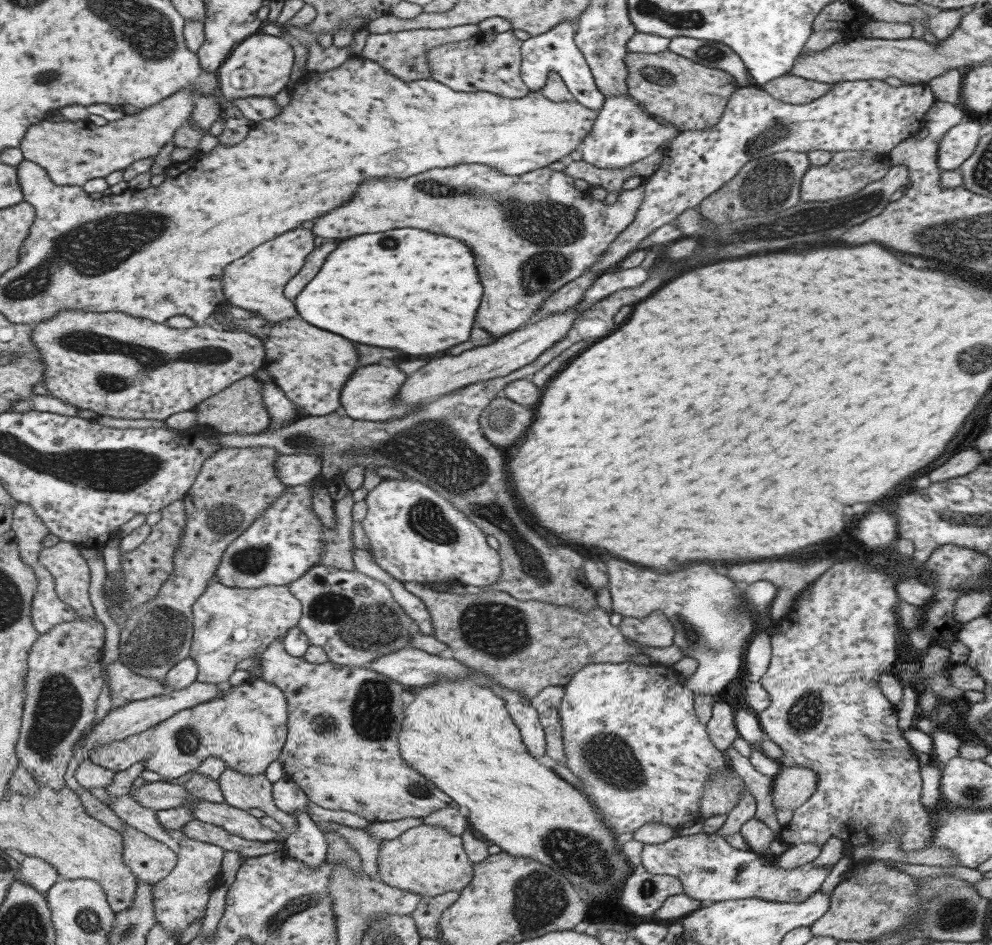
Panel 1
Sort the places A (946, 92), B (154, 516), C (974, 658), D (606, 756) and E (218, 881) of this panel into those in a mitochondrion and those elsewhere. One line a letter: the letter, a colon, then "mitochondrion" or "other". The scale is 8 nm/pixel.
A: other
B: other
C: other
D: mitochondrion
E: other

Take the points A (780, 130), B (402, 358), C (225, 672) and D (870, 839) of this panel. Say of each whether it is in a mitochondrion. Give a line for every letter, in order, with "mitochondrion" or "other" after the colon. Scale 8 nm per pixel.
A: mitochondrion
B: other
C: other
D: other

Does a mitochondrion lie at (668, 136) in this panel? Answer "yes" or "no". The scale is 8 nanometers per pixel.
no

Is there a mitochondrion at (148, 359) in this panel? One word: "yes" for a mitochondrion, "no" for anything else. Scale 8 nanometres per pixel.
yes

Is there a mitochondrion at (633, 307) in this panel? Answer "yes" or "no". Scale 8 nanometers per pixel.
no

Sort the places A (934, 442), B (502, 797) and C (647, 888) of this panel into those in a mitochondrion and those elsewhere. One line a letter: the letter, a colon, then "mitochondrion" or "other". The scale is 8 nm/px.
A: other
B: other
C: mitochondrion

